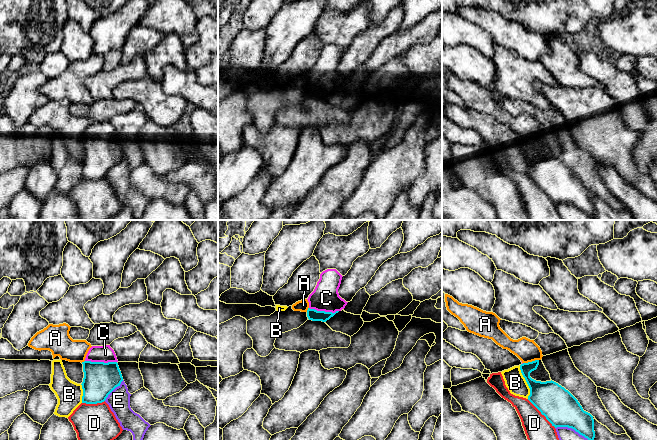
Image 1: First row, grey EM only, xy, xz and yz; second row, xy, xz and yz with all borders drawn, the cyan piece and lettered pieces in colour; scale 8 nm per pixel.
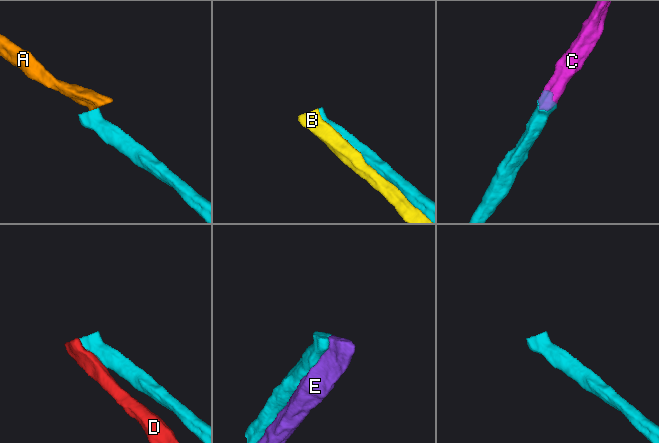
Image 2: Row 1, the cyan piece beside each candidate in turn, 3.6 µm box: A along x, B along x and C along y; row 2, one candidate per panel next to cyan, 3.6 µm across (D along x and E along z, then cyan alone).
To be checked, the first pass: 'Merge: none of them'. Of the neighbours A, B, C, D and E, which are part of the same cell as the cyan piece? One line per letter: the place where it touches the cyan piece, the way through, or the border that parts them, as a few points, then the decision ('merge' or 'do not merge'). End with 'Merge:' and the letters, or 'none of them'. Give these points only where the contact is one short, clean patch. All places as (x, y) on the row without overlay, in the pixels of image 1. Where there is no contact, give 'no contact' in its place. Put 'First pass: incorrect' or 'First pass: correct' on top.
First pass: incorrect
A: meets cyan in yz at (530, 138); border along yz (538, 135), (523, 139); do not merge
B: meets cyan in yz at (526, 157); do not merge
C: meets cyan in xy at (101, 138); runs through xy (100, 155), (101, 138), (105, 130); merge
D: meets cyan in yz at (541, 189); do not merge
E: meets cyan in xy at (113, 165); do not merge
Merge: C

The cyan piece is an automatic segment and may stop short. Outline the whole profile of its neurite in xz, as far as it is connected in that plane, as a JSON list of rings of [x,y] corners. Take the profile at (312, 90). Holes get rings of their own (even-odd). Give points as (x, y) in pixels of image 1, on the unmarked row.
[[[327,45],[320,50],[314,67],[307,75],[309,96],[326,98],[345,84],[348,78],[338,69],[342,53],[336,45]]]

